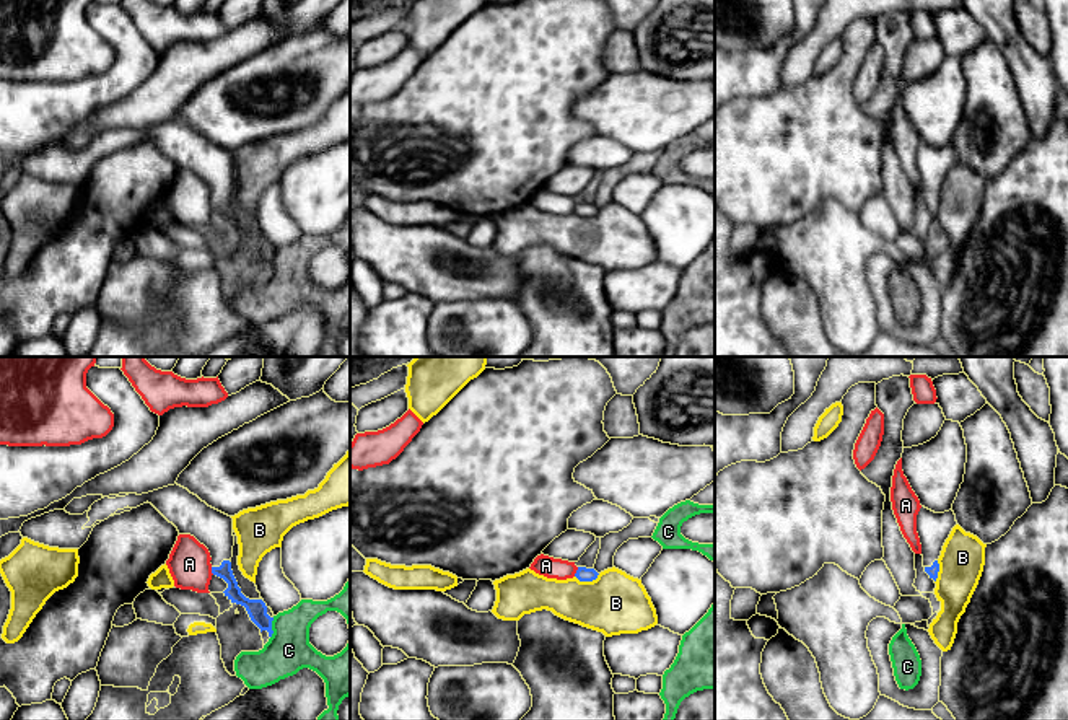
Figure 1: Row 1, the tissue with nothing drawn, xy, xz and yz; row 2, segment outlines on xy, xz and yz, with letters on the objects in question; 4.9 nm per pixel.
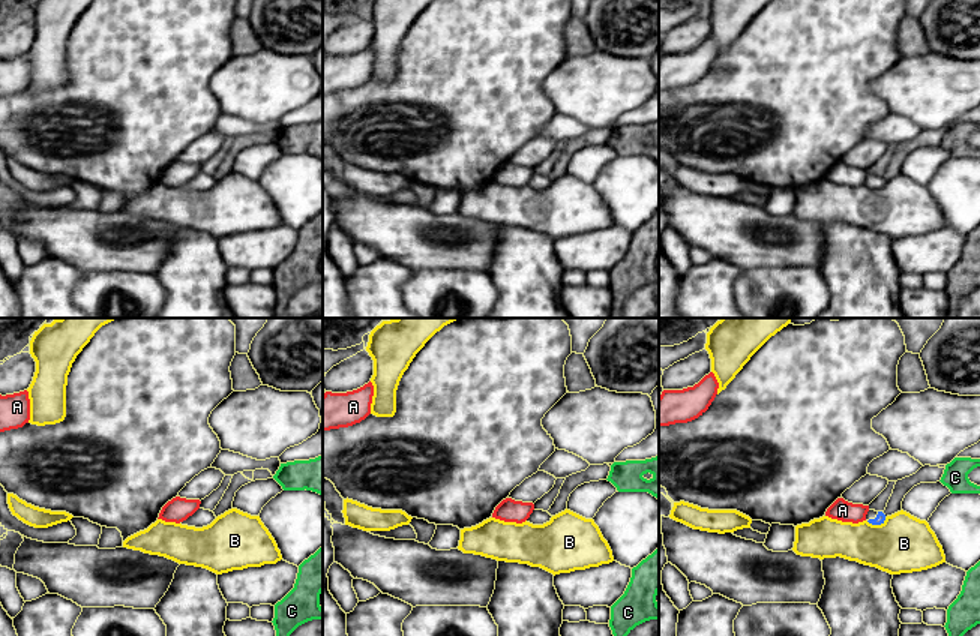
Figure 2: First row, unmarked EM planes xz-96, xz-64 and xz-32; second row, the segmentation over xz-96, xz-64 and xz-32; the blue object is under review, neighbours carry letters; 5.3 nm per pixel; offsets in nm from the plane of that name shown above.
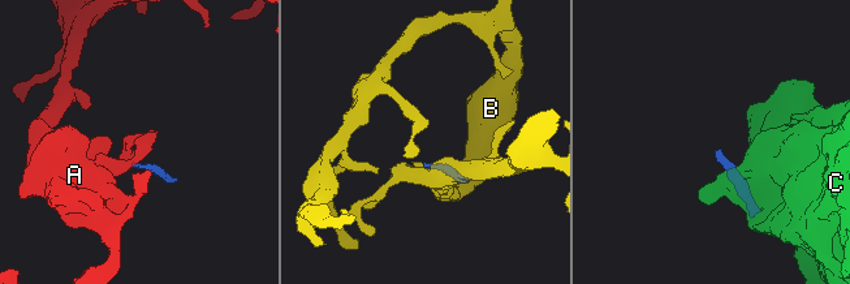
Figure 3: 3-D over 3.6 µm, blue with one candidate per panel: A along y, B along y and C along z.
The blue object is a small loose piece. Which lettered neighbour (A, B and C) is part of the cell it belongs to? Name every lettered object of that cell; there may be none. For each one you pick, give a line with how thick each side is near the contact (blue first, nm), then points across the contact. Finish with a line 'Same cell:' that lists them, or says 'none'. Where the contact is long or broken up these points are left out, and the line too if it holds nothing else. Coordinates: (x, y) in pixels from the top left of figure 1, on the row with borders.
Same cell: none

